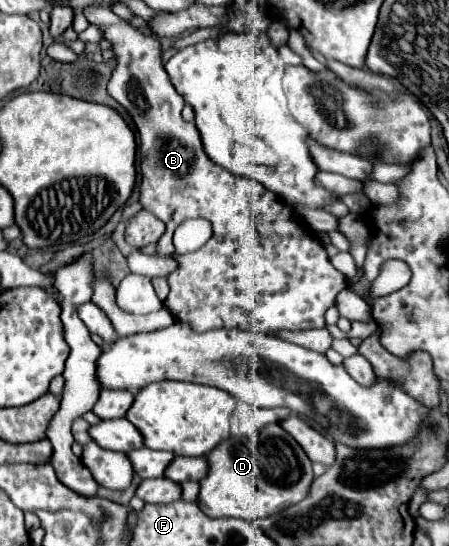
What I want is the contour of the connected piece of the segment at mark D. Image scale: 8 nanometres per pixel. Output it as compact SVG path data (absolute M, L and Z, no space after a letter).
M281 425L263 427L257 445L249 437L229 437L207 455L207 461L209 477L199 481L201 491L197 505L209 517L241 517L257 521L301 501L313 483L309 457L301 445L281 429Z

